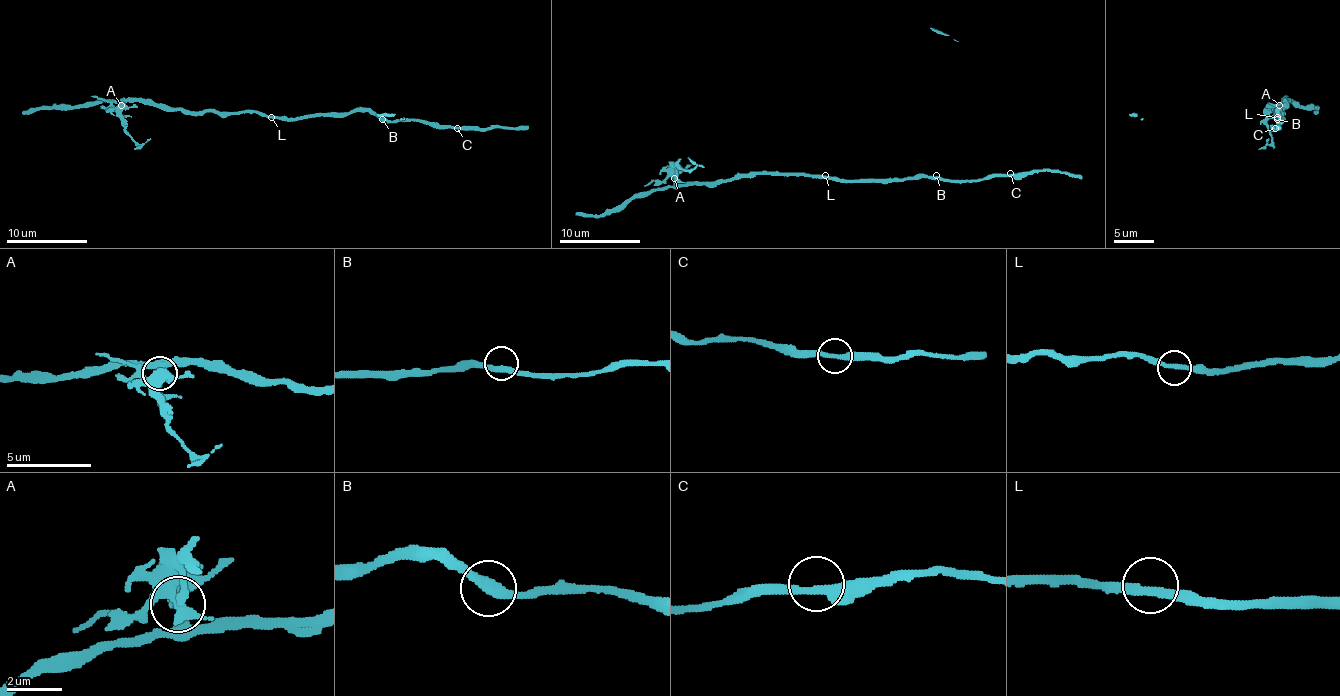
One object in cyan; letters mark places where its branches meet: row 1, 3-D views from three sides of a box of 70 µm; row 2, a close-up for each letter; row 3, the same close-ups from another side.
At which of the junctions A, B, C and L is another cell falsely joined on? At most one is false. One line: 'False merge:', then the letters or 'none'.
False merge: A

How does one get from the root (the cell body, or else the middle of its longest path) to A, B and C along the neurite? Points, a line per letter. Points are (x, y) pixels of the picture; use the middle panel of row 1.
A: (825, 177), (813, 177), (807, 173), (736, 173), (728, 179), (704, 183), (680, 183), (674, 177)
B: (825, 177), (906, 179), (936, 175)
C: (825, 177), (906, 179), (928, 175), (932, 179), (984, 179), (1010, 173)

